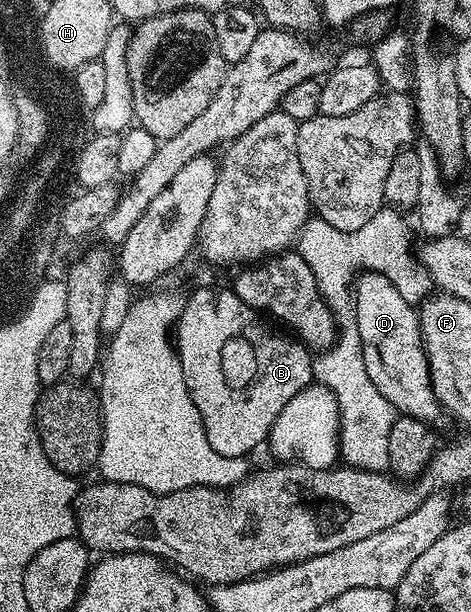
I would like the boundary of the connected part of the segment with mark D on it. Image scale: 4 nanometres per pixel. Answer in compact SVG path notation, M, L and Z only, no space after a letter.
M364 271L354 281L354 308L362 359L366 363L366 375L370 375L370 383L374 383L374 387L378 387L378 391L390 399L397 414L435 422L442 408L432 390L417 306L402 299L398 287L394 287L386 275Z

